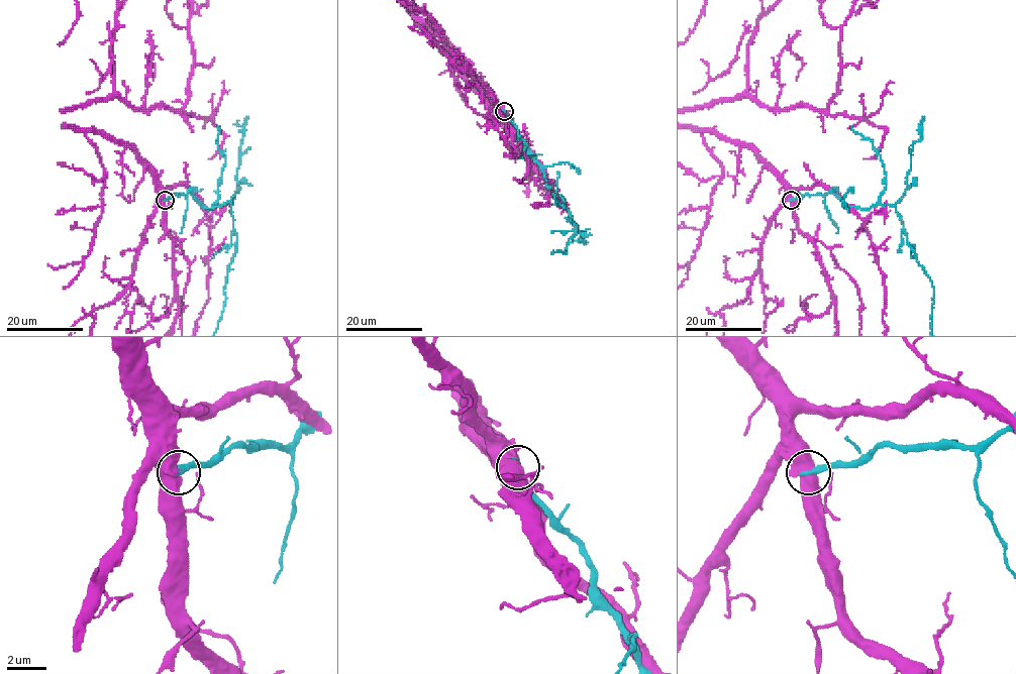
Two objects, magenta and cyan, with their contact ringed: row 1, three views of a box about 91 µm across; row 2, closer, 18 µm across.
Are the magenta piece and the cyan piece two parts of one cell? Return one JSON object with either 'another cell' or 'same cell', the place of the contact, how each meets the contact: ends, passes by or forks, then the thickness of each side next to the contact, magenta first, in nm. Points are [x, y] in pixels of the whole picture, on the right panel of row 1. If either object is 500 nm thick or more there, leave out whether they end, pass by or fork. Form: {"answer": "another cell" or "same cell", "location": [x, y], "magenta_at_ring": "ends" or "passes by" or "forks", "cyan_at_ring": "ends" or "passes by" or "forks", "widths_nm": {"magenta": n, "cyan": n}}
{"answer": "another cell", "location": [791, 200], "widths_nm": {"magenta": 800, "cyan": 400}}

